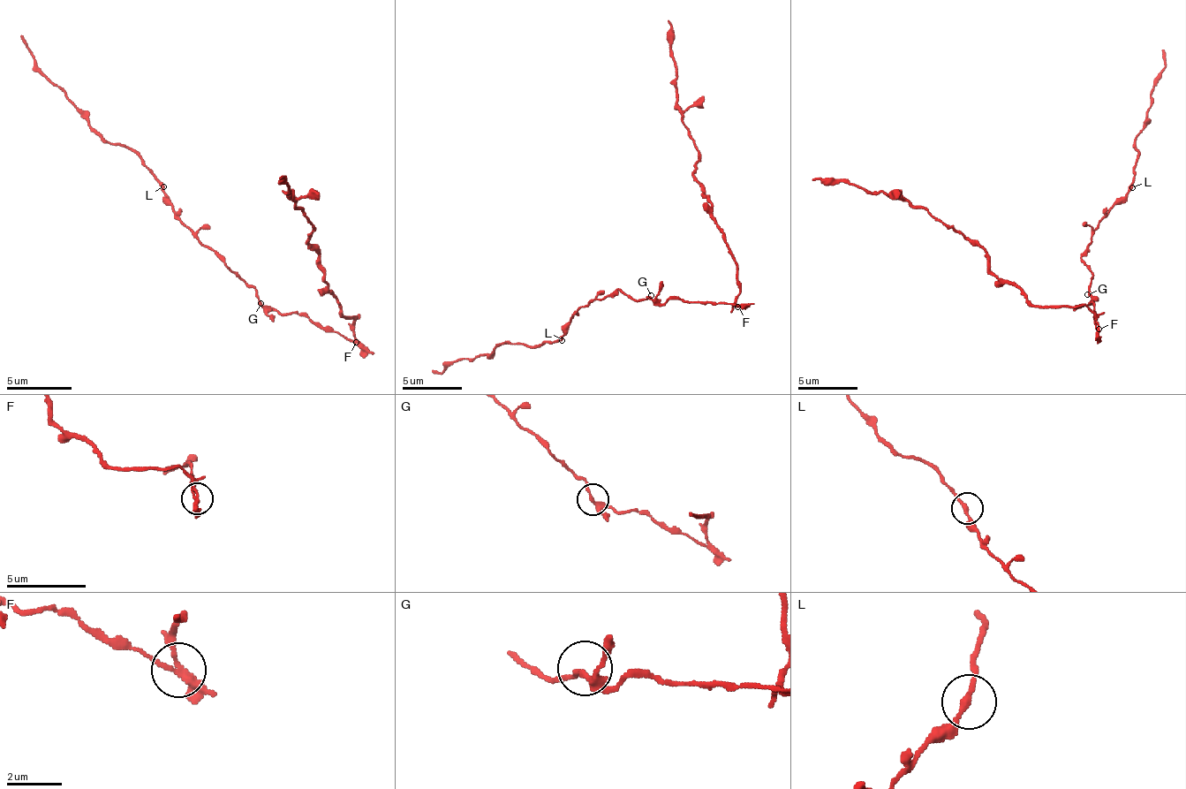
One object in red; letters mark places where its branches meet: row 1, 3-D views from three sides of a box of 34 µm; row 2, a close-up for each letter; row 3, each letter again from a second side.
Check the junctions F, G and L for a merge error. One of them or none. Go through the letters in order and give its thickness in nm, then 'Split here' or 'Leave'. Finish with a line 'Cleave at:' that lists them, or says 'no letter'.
F: Thickness 190 nm. Split here
G: Thickness 200 nm. Leave
L: Thickness 200 nm. Leave
Cleave at: F

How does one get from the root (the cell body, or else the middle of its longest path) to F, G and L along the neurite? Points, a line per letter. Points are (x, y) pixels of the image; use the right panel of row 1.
F: (1093, 306), (1093, 321), (1099, 330)
G: (1093, 306), (1091, 303), (1096, 299), (1087, 294)
L: (1093, 306), (1091, 303), (1096, 299), (1091, 294), (1091, 267), (1082, 255), (1091, 240), (1091, 231), (1132, 187)

